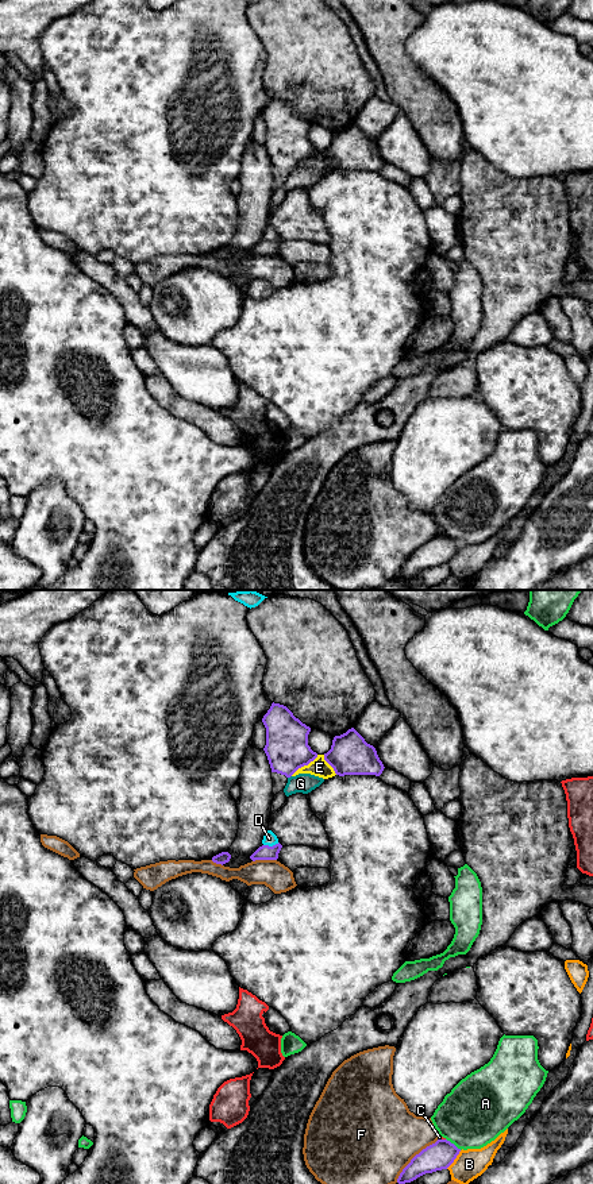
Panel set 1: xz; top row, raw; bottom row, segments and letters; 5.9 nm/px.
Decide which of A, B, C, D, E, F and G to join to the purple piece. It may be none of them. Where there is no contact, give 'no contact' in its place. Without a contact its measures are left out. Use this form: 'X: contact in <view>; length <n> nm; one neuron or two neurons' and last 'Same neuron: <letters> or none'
A: contact in xz; length 120 nm; two neurons
B: contact in xz; length 140 nm; two neurons
C: contact in xz; length 40 nm; two neurons
D: contact in xz; length 100 nm; two neurons
E: contact in xz; length 200 nm; two neurons
F: contact in xz; length 360 nm; two neurons
G: contact in xz; length 30 nm; two neurons
Same neuron: none

